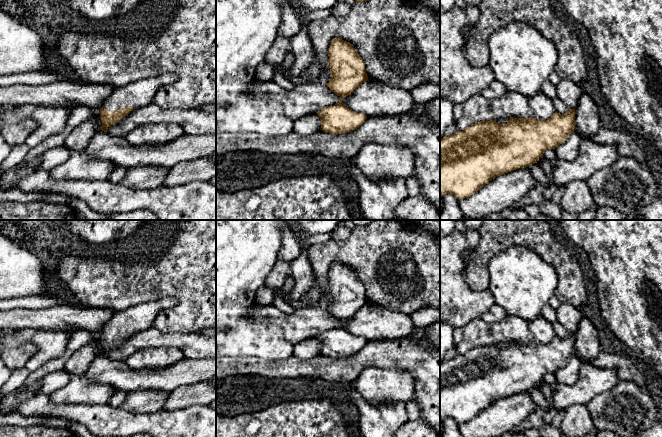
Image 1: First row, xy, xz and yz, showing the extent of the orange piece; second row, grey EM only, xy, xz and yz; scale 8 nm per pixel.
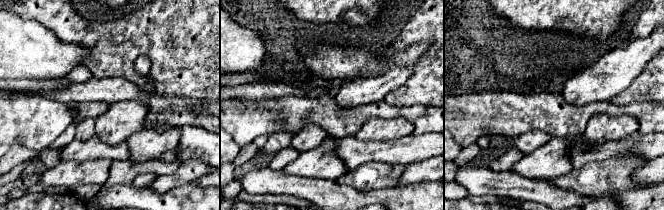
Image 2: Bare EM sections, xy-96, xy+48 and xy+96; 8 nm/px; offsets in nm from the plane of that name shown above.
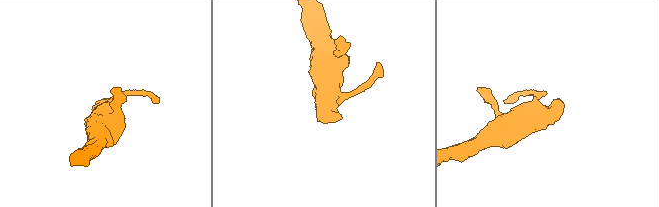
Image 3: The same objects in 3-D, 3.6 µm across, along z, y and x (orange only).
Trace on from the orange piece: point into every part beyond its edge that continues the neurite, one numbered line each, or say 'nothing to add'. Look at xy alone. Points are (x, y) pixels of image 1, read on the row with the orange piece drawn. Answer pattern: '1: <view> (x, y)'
1: xy (141, 92)

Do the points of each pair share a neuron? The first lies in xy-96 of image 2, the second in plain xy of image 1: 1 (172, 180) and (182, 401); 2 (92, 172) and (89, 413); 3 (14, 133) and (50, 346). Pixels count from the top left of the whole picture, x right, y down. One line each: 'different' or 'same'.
1: same
2: different
3: same

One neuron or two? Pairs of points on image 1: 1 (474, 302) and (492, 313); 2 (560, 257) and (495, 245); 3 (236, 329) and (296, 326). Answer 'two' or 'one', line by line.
1: two
2: one
3: two

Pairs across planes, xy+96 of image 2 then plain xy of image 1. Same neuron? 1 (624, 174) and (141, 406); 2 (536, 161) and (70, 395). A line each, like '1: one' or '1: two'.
1: one
2: one

